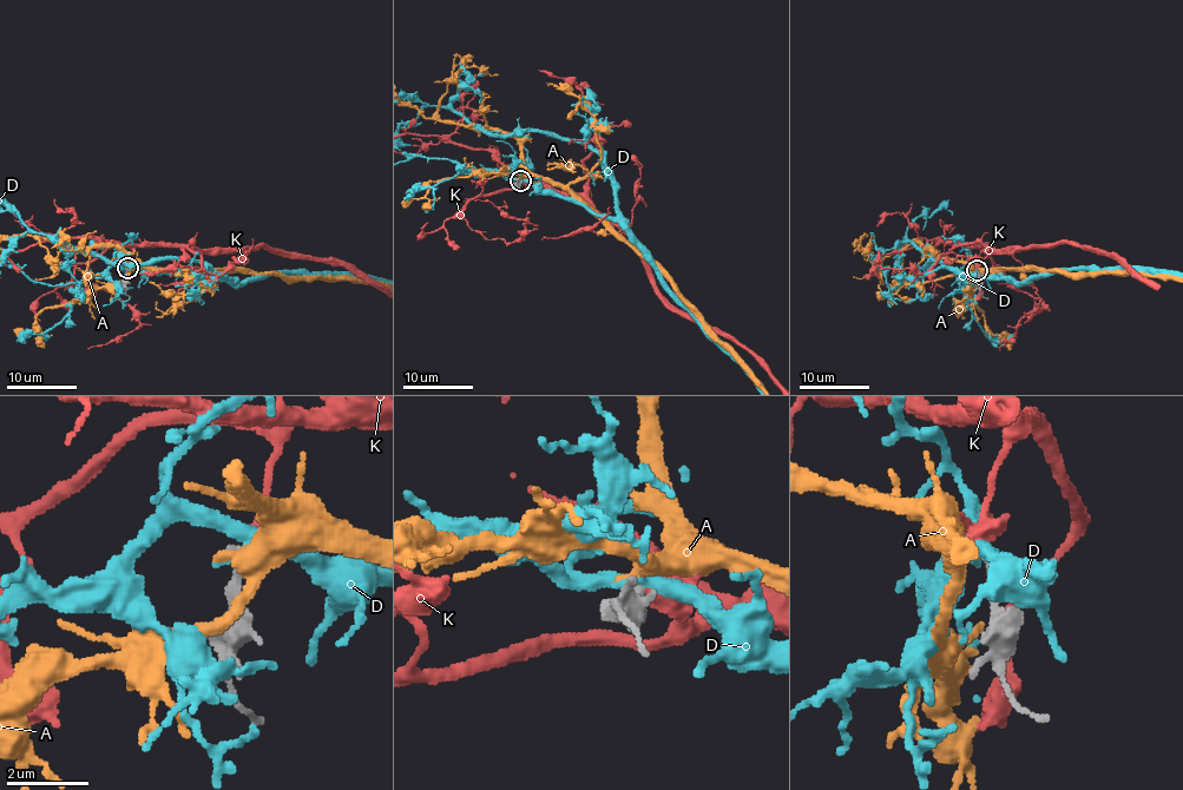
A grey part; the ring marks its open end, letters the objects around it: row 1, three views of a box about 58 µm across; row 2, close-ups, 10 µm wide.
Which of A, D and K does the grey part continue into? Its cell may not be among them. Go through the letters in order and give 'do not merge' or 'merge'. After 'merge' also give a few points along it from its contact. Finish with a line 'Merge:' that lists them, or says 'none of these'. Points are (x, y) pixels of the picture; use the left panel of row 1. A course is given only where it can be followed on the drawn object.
A: do not merge
D: do not merge
K: merge
Merge: K

